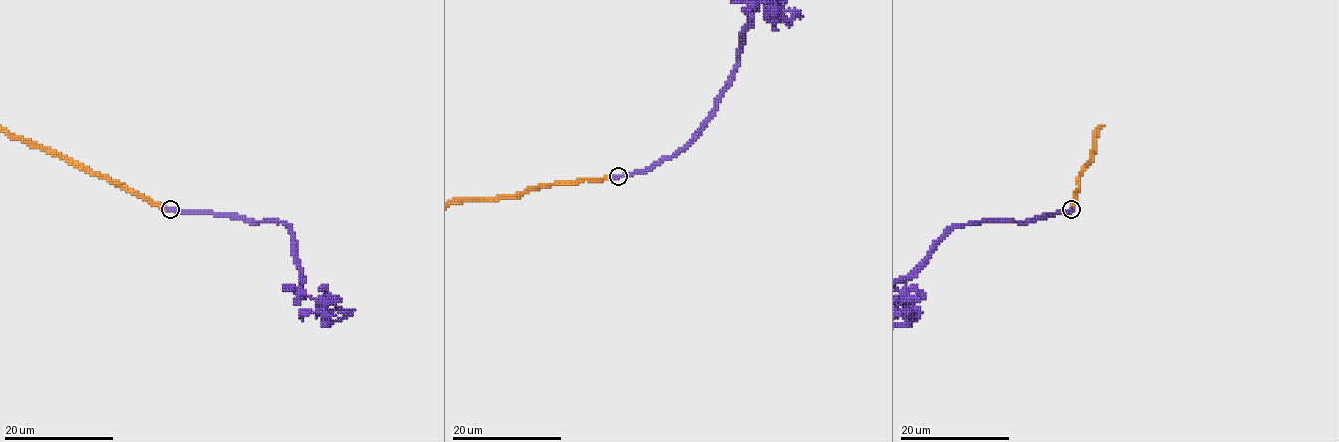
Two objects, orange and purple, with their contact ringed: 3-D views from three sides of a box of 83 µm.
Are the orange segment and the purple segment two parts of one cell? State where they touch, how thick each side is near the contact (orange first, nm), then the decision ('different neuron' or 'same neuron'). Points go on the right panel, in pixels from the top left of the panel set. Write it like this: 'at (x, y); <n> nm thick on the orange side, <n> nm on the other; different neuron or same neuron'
at (1071, 209); 400 nm thick on the orange side, 460 nm on the other; same neuron

